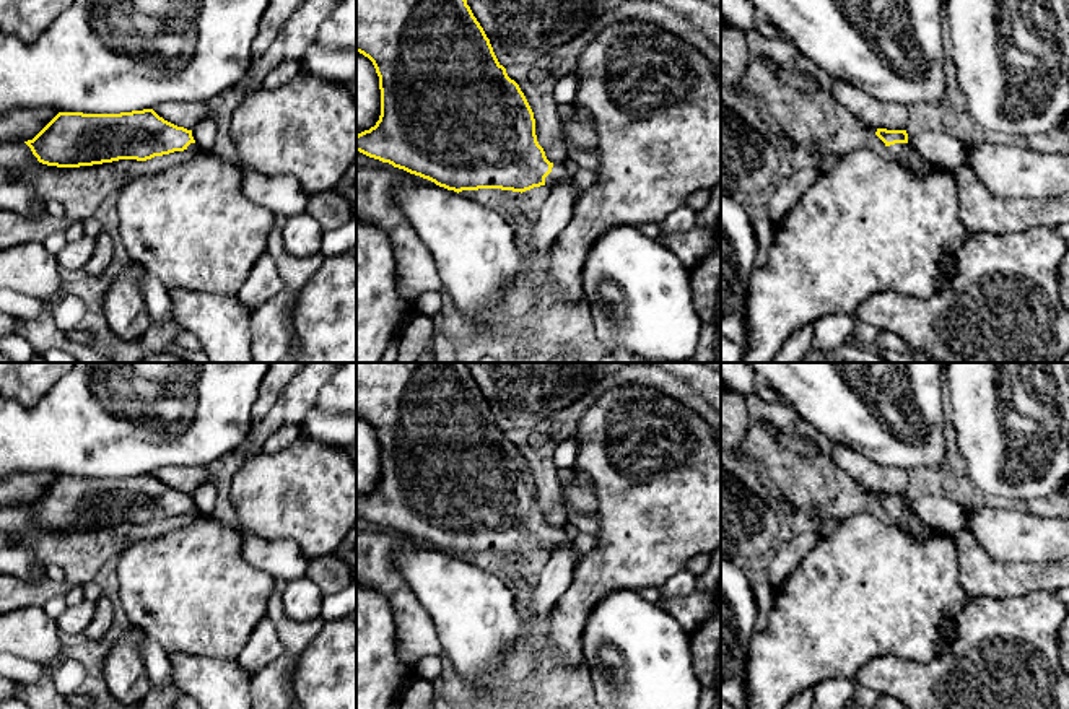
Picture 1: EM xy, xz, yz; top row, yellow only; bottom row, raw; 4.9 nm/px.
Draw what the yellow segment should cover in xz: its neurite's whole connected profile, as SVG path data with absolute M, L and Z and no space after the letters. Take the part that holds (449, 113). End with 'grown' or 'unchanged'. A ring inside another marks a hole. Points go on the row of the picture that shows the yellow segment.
M356 0L356 52L373 62L381 89L379 120L356 135L356 151L457 194L478 189L522 194L568 179L563 164L547 159L524 93L498 62L467 0Z; grown

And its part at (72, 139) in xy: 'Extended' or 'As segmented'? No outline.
Extended

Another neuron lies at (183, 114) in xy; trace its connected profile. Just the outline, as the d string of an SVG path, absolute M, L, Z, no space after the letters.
M161 102L153 111L164 120L192 130L199 122L215 117L210 102Z

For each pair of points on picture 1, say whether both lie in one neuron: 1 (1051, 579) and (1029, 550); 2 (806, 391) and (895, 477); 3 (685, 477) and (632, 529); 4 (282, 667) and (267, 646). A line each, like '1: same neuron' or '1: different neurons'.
1: different neurons
2: different neurons
3: same neuron
4: different neurons

